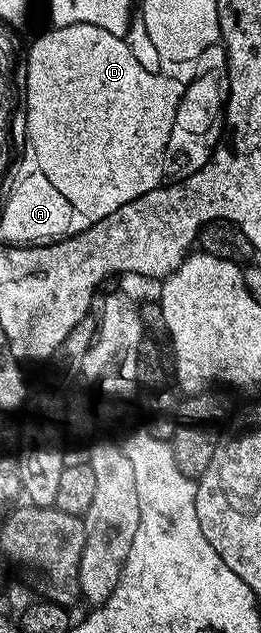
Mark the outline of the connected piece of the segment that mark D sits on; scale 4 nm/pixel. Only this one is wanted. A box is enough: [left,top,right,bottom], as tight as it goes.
[27,23,186,223]

